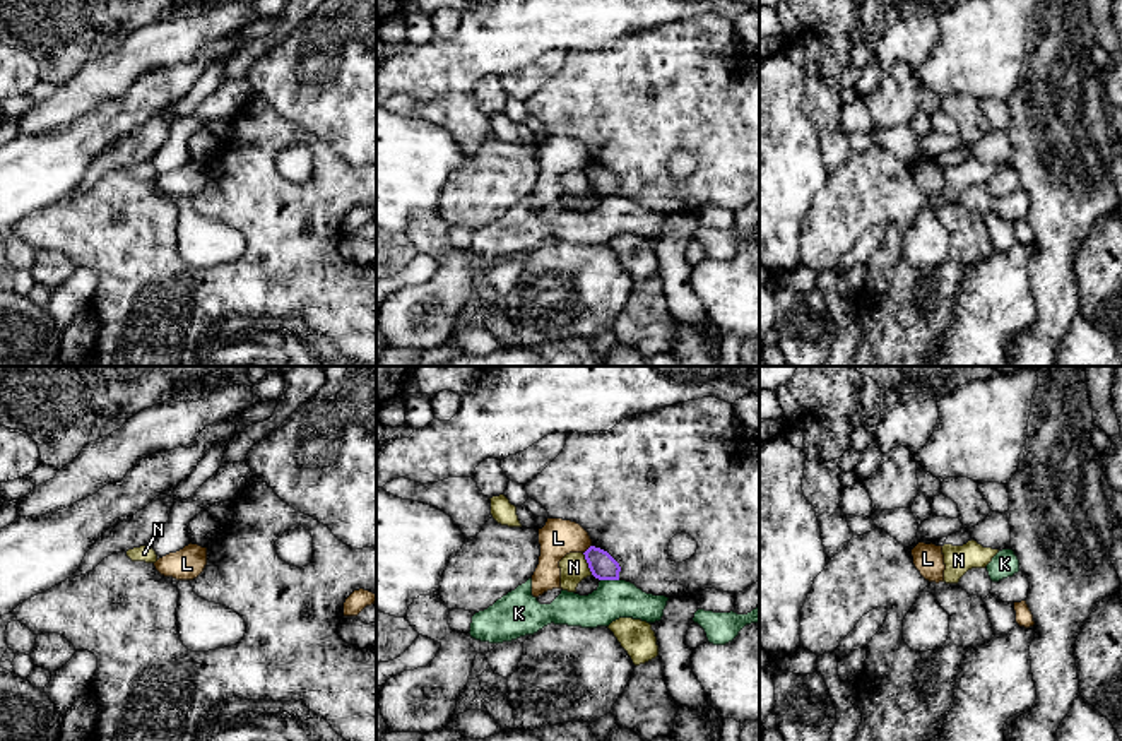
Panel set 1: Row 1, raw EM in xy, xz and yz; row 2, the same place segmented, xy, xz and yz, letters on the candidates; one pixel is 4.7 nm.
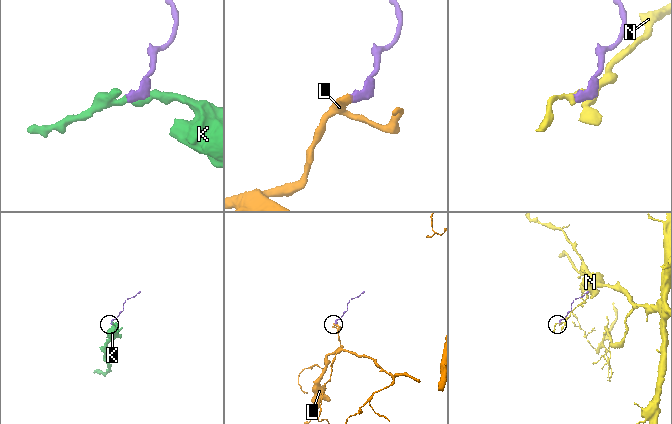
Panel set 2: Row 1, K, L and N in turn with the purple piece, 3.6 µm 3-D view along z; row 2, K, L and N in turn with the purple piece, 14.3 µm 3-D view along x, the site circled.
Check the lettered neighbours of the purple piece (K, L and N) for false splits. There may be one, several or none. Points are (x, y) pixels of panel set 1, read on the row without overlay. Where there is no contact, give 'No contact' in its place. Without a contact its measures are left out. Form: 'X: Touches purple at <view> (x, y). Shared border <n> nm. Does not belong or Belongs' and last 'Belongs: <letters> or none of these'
K: Touches purple at xz (609, 195). Shared border 90 nm. Does not belong
L: Touches purple at xz (587, 166). Shared border 60 nm. Does not belong
N: Touches purple at xz (587, 178). Shared border 120 nm. Does not belong
Belongs: none of these

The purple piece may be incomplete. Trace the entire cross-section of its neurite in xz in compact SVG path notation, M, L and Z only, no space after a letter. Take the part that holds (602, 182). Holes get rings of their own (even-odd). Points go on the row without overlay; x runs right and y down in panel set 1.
M590 163L583 171L595 195L619 197L621 183L607 168Z

